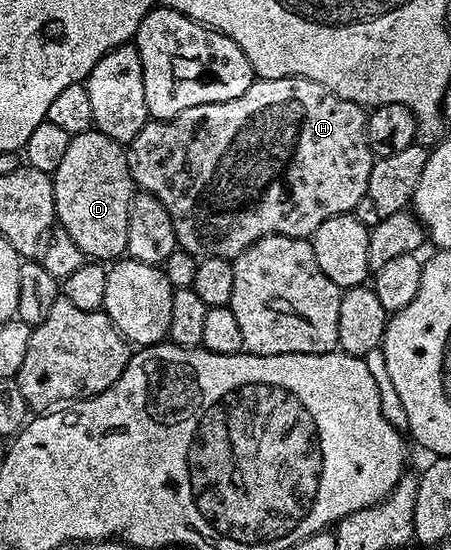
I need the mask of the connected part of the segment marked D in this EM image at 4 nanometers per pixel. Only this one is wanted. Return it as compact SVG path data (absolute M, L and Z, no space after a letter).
M84 131L70 138L59 169L51 174L56 222L71 233L71 241L75 241L90 260L116 261L122 258L128 245L129 211L135 194L126 148L102 131Z

